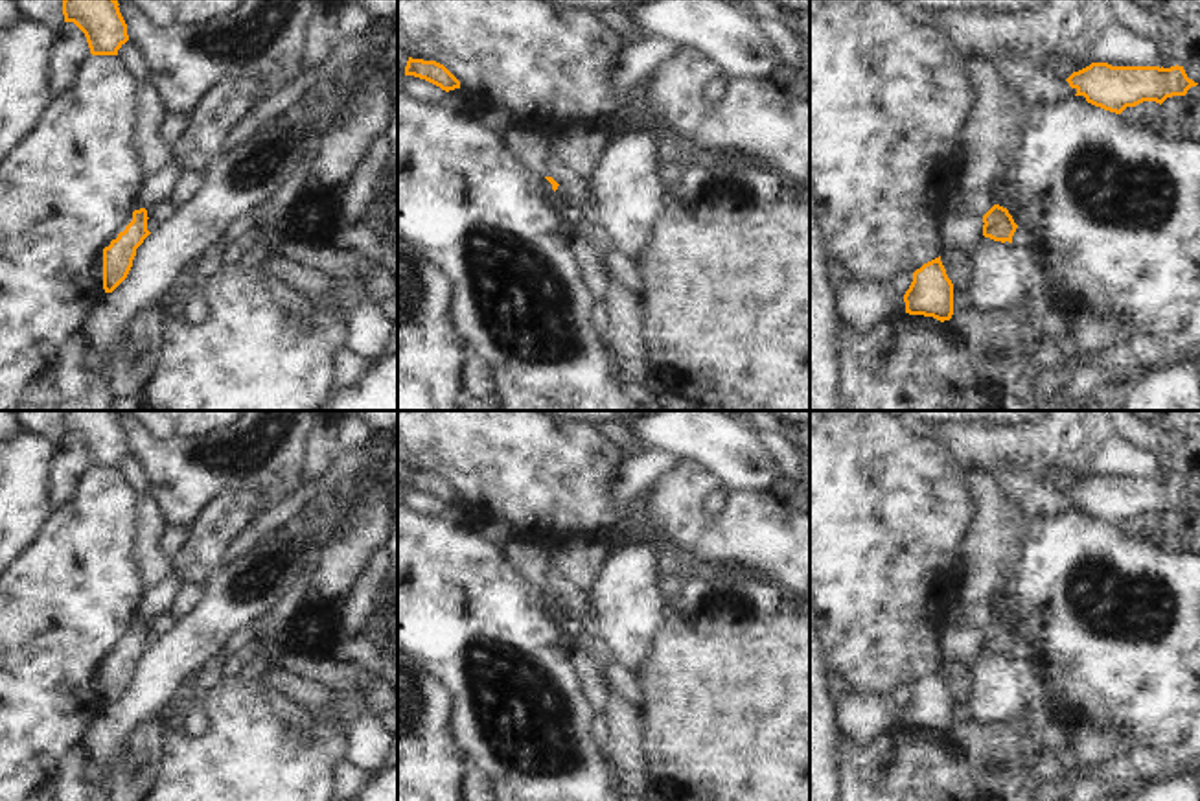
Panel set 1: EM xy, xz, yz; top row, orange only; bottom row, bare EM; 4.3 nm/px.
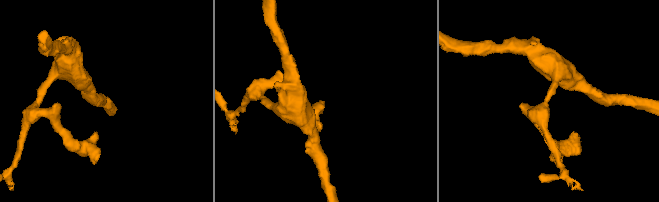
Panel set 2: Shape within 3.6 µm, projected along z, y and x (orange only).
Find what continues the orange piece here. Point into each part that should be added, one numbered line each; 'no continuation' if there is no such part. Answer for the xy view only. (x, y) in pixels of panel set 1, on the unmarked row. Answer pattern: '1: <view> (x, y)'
no continuation.

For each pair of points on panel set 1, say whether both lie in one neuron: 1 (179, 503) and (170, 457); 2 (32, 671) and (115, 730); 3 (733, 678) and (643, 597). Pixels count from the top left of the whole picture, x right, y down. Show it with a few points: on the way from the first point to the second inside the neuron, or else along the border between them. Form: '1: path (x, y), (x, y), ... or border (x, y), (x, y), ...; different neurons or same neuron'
1: path (179, 492), (179, 474), (173, 468); same neuron
2: border (102, 709), (81, 741); different neurons
3: border (665, 626), (656, 636), (643, 665); different neurons

